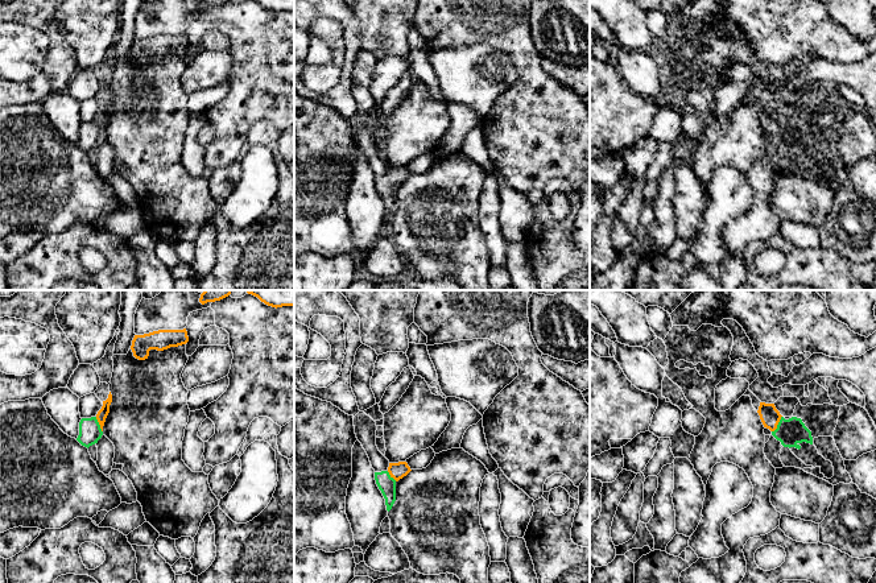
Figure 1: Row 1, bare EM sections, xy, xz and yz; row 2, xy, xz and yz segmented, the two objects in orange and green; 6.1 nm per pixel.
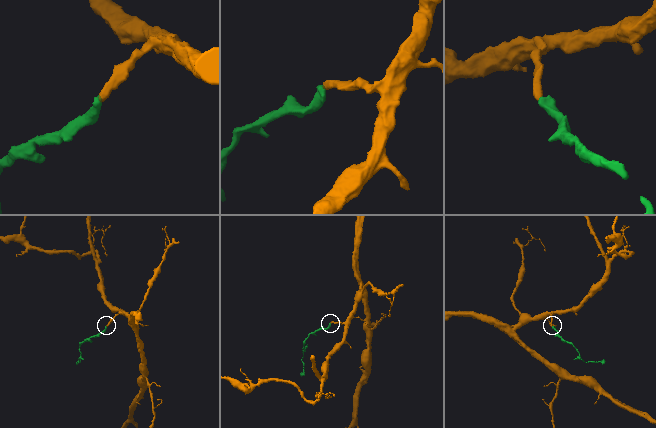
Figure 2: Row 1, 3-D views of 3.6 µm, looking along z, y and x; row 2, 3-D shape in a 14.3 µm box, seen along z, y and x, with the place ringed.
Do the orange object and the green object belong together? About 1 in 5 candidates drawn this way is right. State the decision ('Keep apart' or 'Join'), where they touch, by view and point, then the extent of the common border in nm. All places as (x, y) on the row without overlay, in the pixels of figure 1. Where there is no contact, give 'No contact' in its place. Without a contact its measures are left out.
Join. Touches orange at yz (777, 128). Shared border 120 nm

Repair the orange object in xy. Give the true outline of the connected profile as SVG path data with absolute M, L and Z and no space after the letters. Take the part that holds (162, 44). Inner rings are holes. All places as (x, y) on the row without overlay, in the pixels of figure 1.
M158 34L144 40L135 40L131 54L139 65L145 65L150 54L164 55L178 51L189 46L187 36L183 34Z

